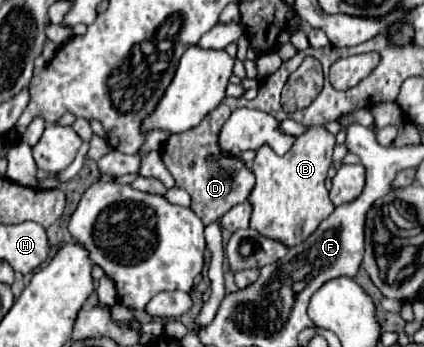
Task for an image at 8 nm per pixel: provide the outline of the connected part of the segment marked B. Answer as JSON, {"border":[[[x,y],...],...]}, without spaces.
{"border":[[[310,126],[308,132],[296,138],[292,150],[284,156],[278,156],[272,148],[262,146],[256,152],[252,170],[256,174],[256,186],[250,194],[250,204],[254,208],[250,226],[262,236],[268,236],[286,248],[302,244],[334,210],[328,190],[326,190],[326,172],[332,164],[334,136],[322,126]]]}

